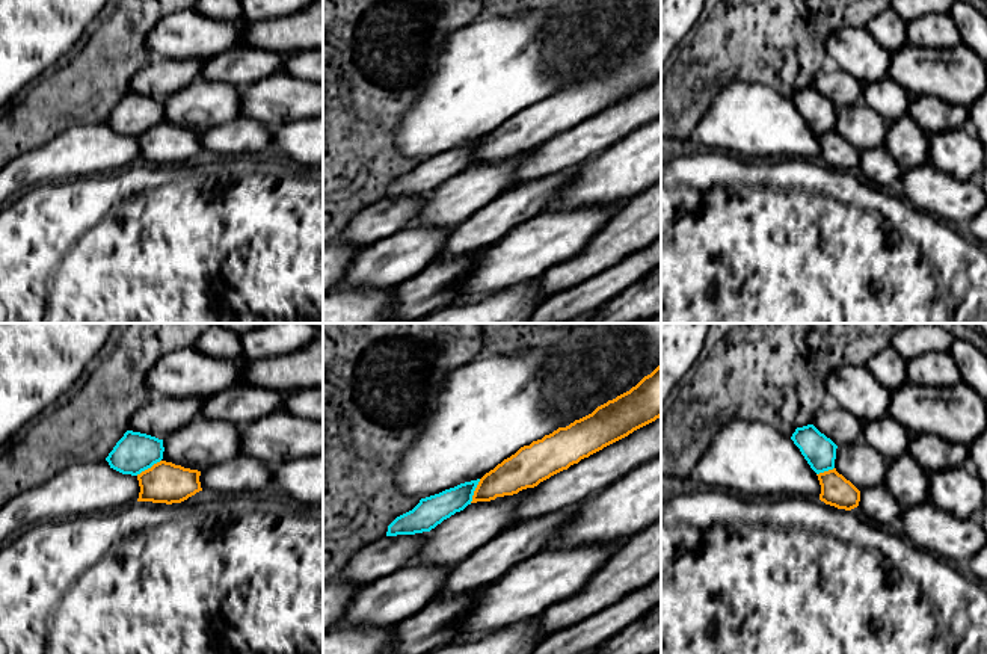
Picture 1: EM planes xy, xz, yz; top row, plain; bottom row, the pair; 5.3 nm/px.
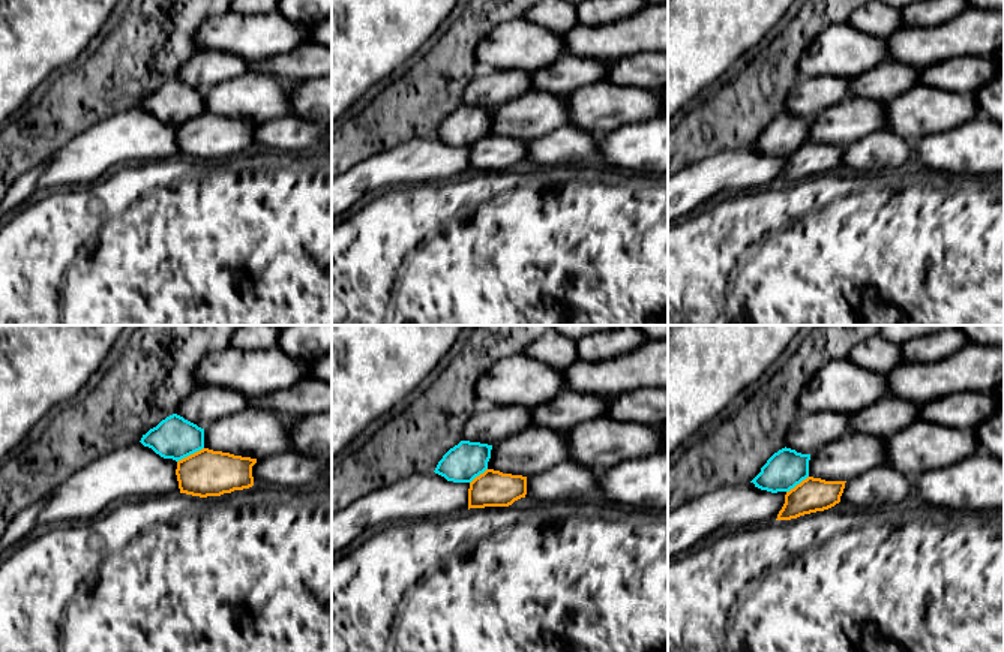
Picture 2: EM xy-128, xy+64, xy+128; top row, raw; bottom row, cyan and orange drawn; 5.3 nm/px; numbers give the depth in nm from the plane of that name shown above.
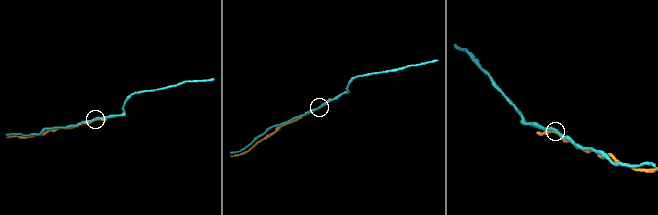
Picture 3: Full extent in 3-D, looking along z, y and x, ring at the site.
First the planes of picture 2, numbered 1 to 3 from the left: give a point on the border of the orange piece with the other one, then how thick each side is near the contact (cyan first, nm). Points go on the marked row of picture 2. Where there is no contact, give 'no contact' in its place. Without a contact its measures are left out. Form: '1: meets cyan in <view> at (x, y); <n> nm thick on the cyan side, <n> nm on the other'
1: meets cyan in xy-128 at (189, 454); 220 nm thick on the cyan side, 260 nm on the other
2: meets cyan in xy+64 at (477, 475); 200 nm thick on the cyan side, 190 nm on the other
3: meets cyan in xy+128 at (797, 483); 200 nm thick on the cyan side, 180 nm on the other

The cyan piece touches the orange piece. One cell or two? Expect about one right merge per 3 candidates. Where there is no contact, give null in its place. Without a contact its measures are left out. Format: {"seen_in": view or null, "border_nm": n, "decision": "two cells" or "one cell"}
{"seen_in": "xy", "border_nm": 160, "decision": "two cells"}

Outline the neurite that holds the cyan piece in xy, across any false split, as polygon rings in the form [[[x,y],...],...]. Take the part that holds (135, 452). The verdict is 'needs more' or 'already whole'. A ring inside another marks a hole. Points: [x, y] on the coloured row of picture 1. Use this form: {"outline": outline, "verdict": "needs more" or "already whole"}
{"outline": [[[127,430],[116,443],[106,461],[110,468],[137,476],[163,459],[163,440],[155,437]]], "verdict": "already whole"}

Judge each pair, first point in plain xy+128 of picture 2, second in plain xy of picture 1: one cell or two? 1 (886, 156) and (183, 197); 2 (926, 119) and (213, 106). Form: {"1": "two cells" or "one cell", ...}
{"1": "two cells", "2": "two cells"}

